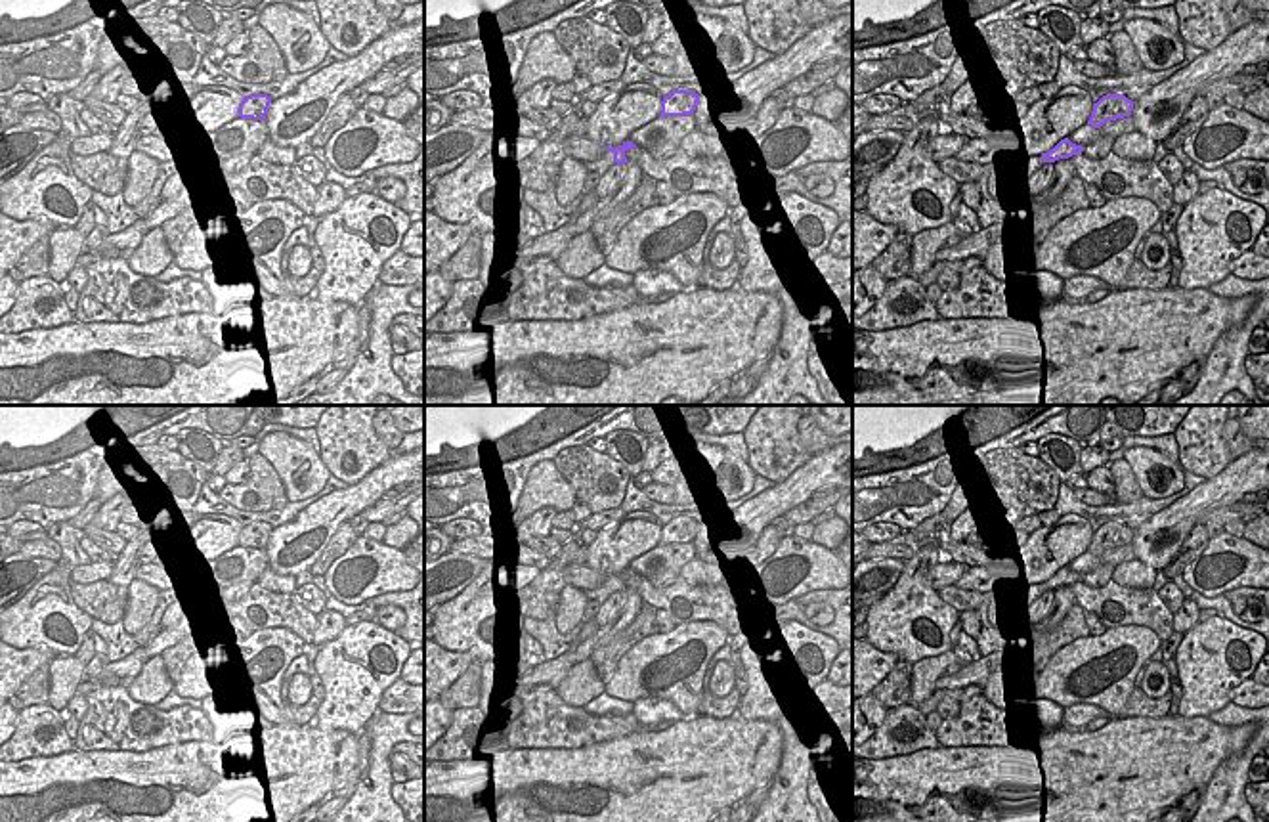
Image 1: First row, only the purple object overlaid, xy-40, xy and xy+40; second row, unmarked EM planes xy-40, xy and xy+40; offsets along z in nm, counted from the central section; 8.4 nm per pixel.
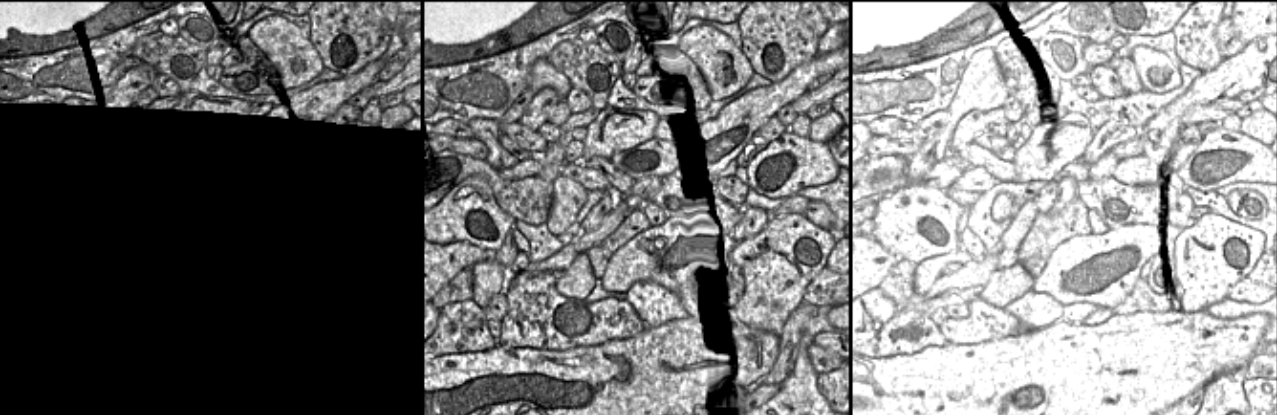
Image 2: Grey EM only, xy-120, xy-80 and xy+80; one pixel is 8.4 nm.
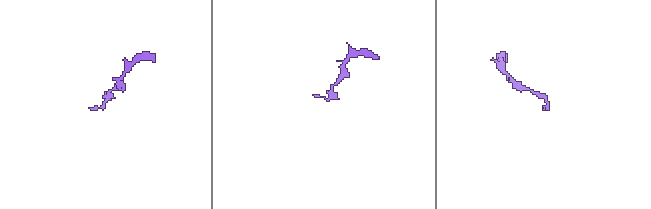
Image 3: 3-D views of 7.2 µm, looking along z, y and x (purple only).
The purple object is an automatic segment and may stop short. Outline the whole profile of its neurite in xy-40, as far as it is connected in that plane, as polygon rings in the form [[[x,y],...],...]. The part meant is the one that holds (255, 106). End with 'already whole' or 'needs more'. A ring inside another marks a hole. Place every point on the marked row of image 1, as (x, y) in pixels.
[[[250,94],[239,103],[239,117],[252,120],[266,120],[271,97],[268,94]]] | already whole

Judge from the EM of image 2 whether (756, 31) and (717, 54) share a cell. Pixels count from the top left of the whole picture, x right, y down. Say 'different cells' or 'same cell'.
different cells

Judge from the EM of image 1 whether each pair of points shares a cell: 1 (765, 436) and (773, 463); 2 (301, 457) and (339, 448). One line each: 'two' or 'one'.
1: one
2: two

